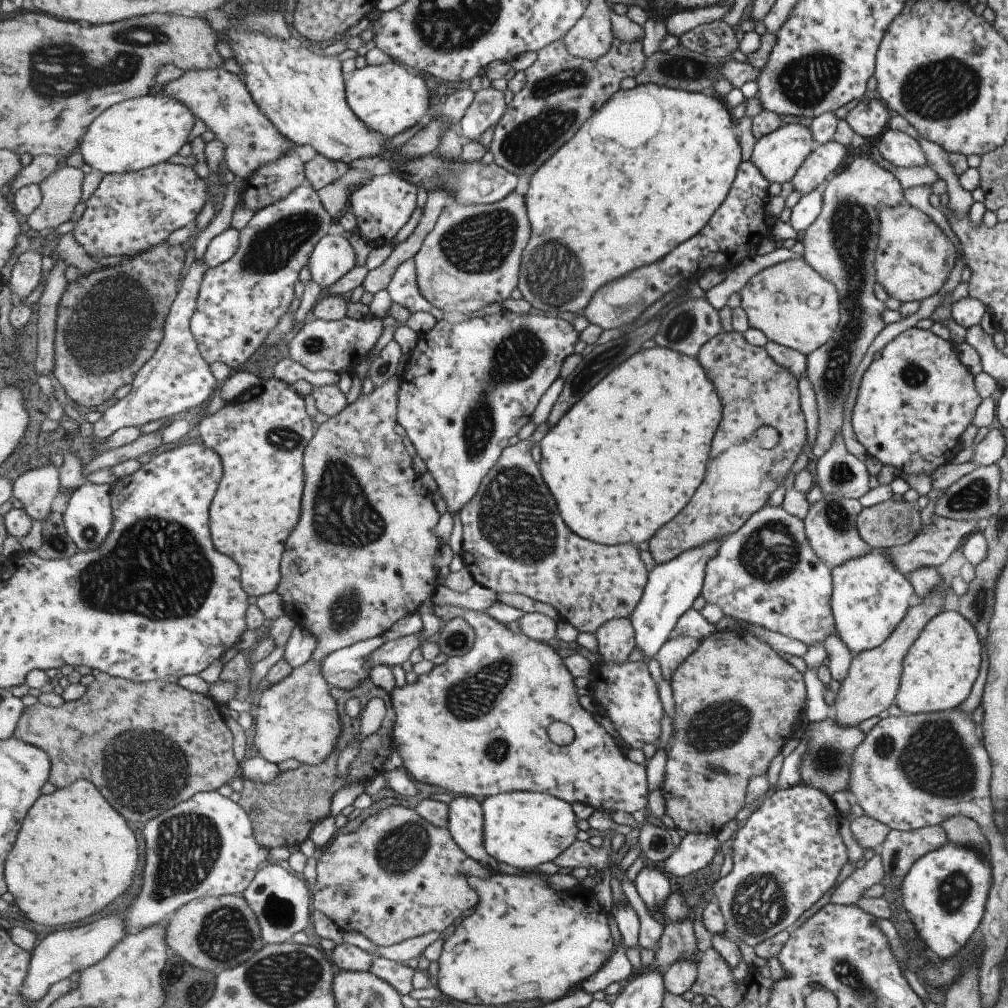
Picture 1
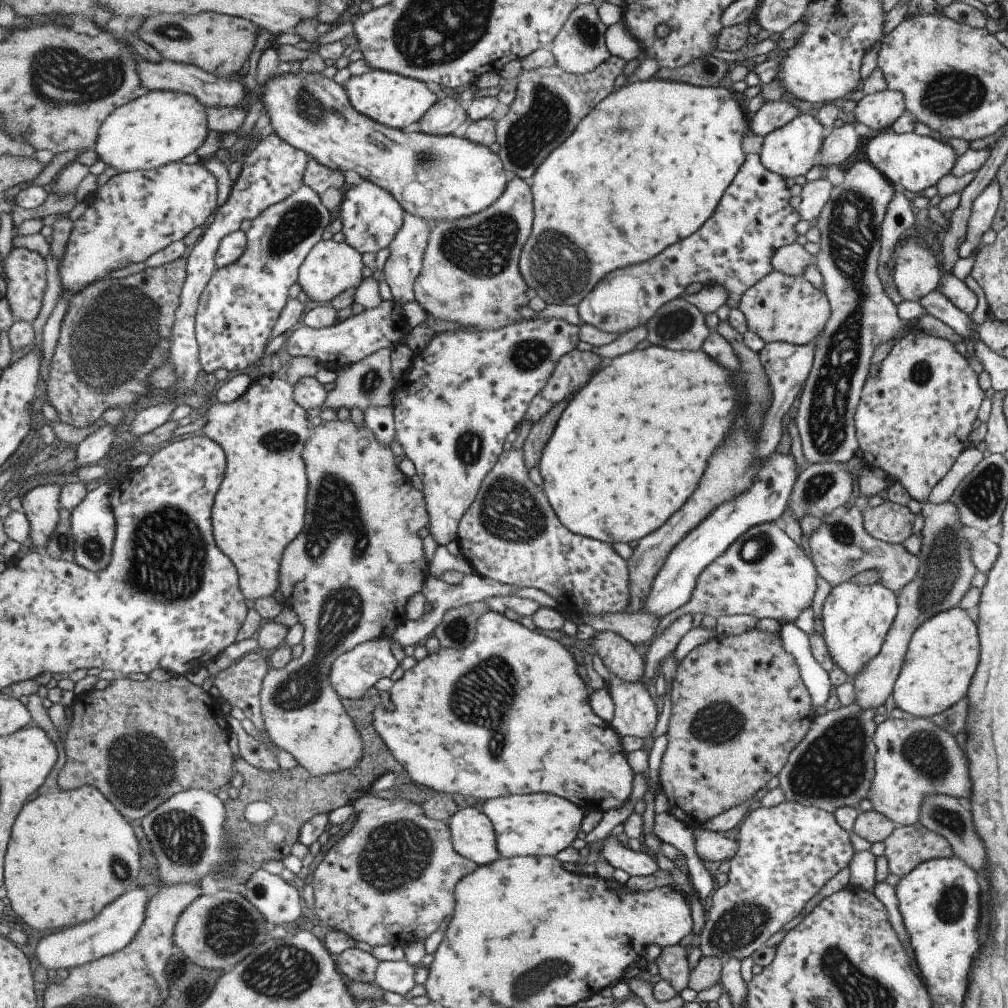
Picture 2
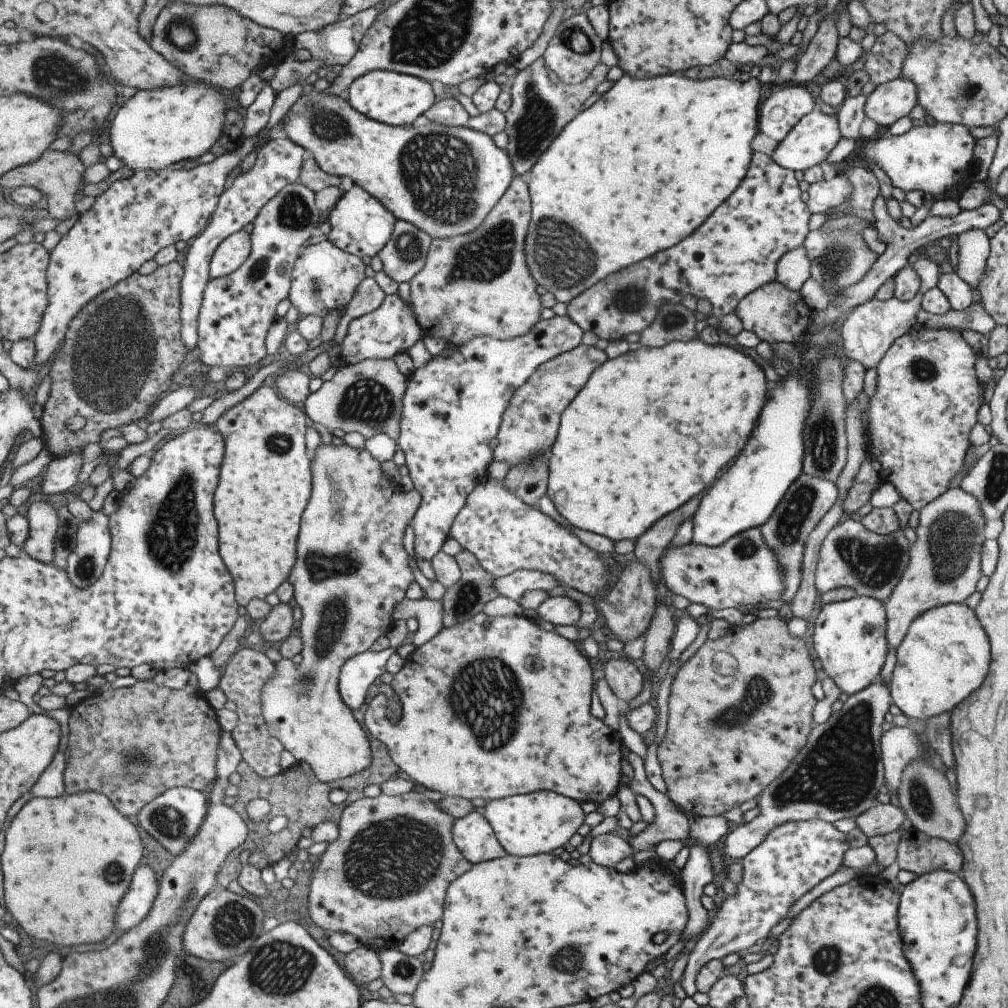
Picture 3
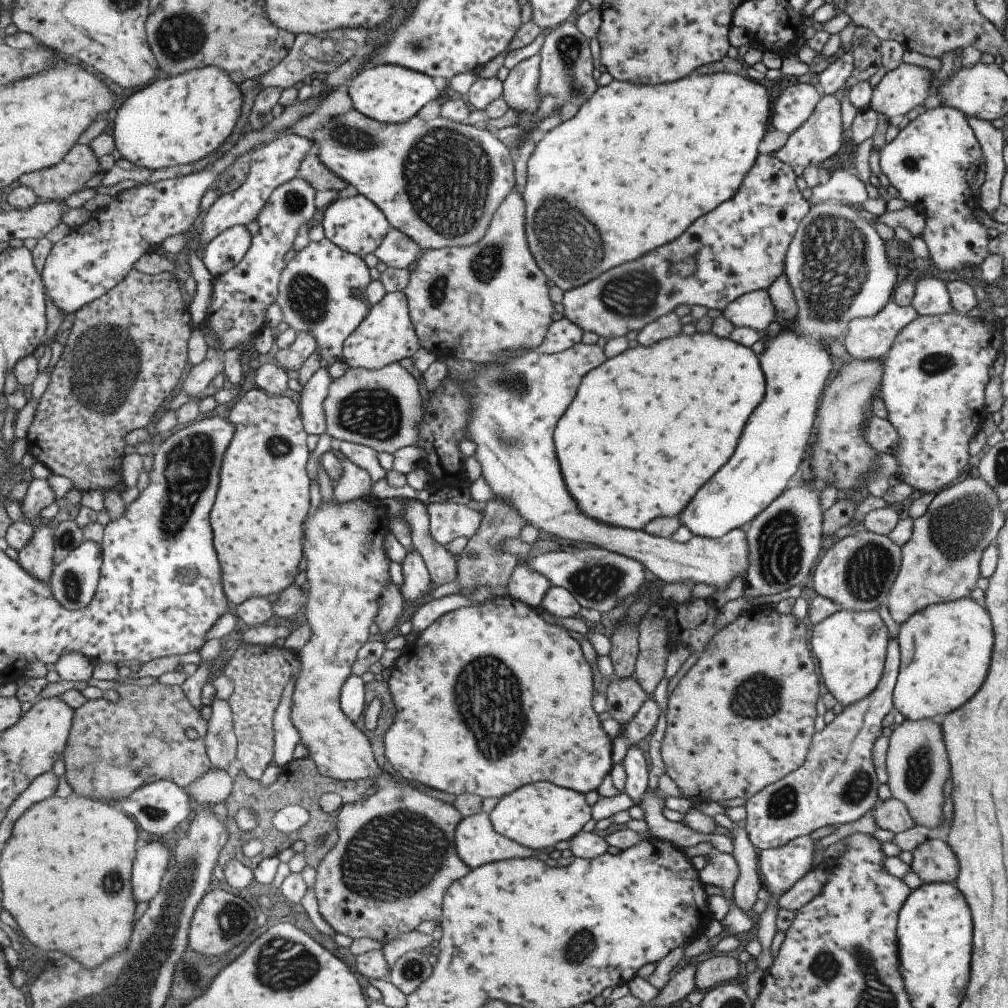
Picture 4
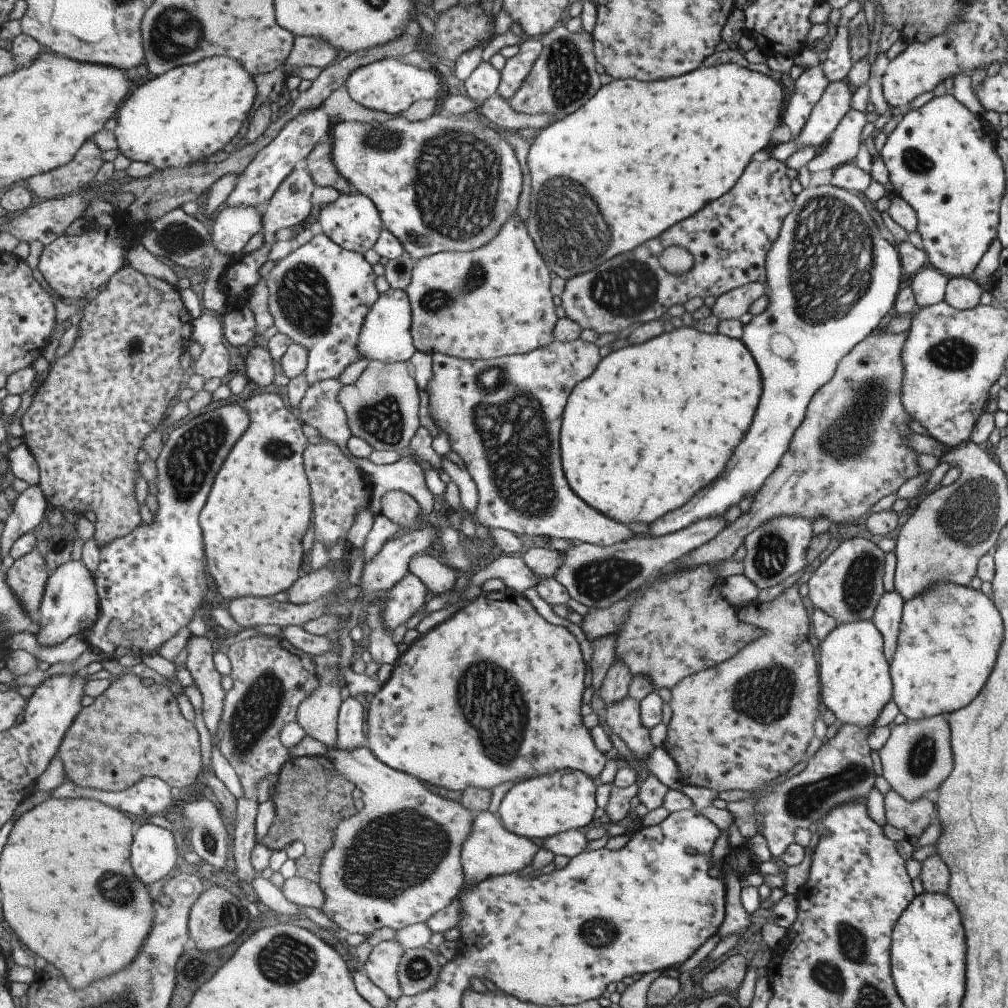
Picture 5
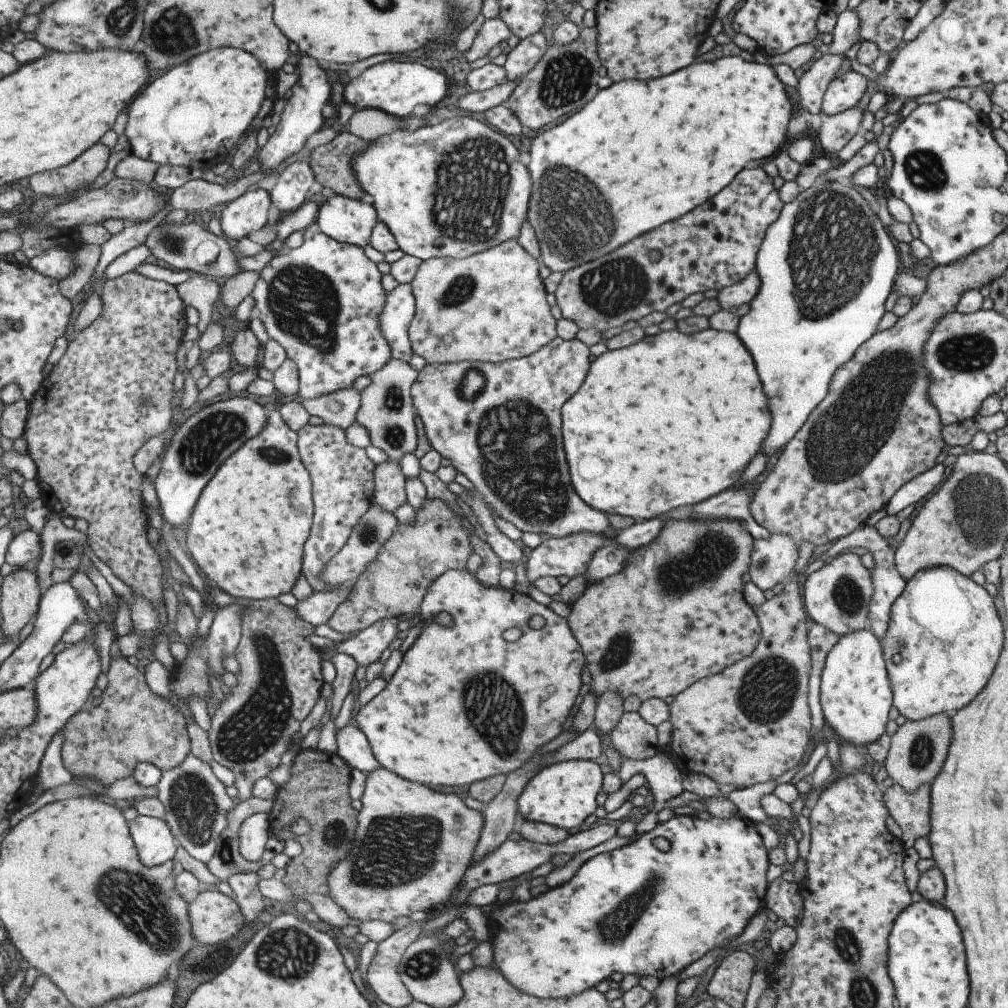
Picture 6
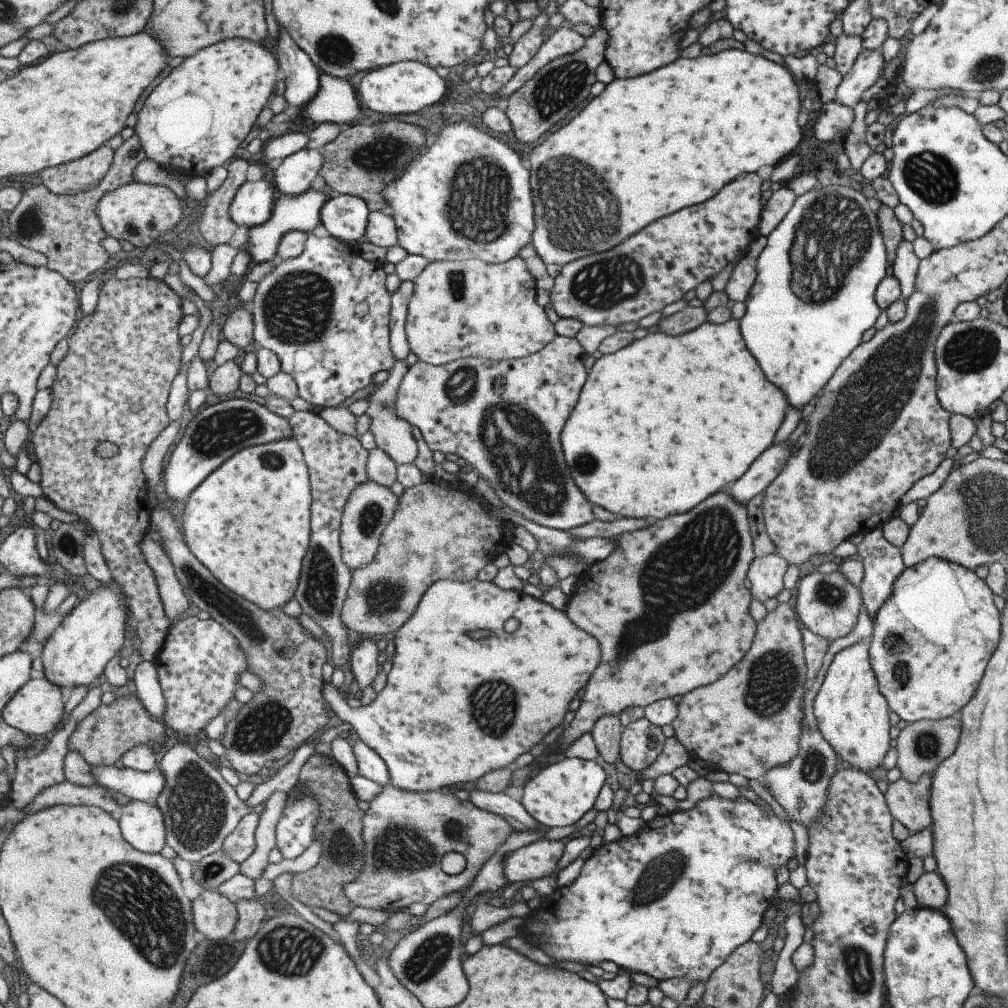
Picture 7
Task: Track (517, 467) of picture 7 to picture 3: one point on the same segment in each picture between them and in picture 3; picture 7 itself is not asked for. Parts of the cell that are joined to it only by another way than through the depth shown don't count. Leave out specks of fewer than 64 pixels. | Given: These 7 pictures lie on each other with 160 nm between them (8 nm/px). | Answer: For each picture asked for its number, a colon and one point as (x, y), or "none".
3: (741, 571)
4: (518, 403)
5: (504, 417)
6: (495, 423)

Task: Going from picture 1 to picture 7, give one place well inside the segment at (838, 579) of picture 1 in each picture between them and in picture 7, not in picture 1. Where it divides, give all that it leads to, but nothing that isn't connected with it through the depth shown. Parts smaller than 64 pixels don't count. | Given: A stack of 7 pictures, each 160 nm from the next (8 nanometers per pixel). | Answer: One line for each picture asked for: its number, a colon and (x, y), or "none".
2: (855, 618)
3: (849, 637)
4: (850, 647)
5: (854, 683)
6: (854, 694)
7: (850, 713)

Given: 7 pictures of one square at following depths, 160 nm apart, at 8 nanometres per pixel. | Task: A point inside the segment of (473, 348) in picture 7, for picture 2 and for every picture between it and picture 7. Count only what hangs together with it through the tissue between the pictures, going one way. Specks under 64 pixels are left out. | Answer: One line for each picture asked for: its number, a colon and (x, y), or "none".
2: (471, 275)
3: (480, 284)
4: (475, 303)
5: (497, 301)
6: (492, 307)

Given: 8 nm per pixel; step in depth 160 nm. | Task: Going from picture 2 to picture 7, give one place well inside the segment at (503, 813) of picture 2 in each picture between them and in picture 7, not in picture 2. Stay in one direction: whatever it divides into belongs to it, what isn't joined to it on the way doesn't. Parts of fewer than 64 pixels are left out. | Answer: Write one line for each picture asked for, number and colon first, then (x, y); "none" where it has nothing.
3: (539, 822)
4: (539, 815)
5: (541, 807)
6: (565, 794)
7: (561, 794)

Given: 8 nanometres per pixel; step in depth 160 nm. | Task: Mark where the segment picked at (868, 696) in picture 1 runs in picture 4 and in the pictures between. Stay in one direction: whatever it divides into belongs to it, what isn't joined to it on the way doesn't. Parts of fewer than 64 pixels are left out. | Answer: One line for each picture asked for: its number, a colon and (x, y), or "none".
2: (945, 570)
3: (943, 565)
4: (939, 562)

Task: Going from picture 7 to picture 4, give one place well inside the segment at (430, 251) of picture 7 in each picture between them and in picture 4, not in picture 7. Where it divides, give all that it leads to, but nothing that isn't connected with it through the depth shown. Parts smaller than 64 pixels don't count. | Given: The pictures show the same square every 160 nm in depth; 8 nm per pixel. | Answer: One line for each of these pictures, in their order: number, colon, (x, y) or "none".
4: (414, 171)
5: (470, 181)
6: (456, 188)

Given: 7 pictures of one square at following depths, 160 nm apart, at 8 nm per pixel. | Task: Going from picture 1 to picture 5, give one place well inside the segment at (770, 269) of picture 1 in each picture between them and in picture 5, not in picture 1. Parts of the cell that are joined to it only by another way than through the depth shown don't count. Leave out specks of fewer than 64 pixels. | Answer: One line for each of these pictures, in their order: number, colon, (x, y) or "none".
2: (778, 308)
3: (775, 314)
4: (752, 309)
5: (731, 305)

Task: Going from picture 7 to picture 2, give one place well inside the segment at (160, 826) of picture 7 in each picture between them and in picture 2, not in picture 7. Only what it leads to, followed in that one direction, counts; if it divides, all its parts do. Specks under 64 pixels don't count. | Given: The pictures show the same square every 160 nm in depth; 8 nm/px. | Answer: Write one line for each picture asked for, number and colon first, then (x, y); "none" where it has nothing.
2: (115, 928)
3: (137, 903)
4: (154, 858)
5: (154, 853)
6: (155, 842)

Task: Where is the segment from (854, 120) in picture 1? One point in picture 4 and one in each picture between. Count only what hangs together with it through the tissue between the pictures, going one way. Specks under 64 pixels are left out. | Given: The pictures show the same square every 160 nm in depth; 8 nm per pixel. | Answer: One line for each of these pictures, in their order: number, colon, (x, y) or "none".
2: (877, 111)
3: (888, 101)
4: (899, 90)

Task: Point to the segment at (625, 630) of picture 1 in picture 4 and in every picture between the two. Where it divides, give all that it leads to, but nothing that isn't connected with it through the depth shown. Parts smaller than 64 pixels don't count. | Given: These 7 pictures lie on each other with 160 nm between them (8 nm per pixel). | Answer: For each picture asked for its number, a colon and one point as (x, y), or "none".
2: (619, 656)
3: (627, 683)
4: (625, 697)

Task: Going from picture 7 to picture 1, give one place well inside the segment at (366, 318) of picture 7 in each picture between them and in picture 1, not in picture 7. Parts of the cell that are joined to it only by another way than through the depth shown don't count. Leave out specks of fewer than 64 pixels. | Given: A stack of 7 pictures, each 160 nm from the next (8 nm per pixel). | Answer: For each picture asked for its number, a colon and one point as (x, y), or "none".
1: (333, 257)
2: (332, 267)
3: (325, 278)
4: (322, 291)
5: (320, 296)
6: (322, 301)

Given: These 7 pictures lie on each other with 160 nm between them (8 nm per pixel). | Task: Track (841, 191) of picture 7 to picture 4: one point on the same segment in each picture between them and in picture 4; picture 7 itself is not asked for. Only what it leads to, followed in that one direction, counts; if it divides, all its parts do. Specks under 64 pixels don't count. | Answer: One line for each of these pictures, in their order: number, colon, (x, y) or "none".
4: (835, 264)
5: (831, 280)
6: (825, 266)

